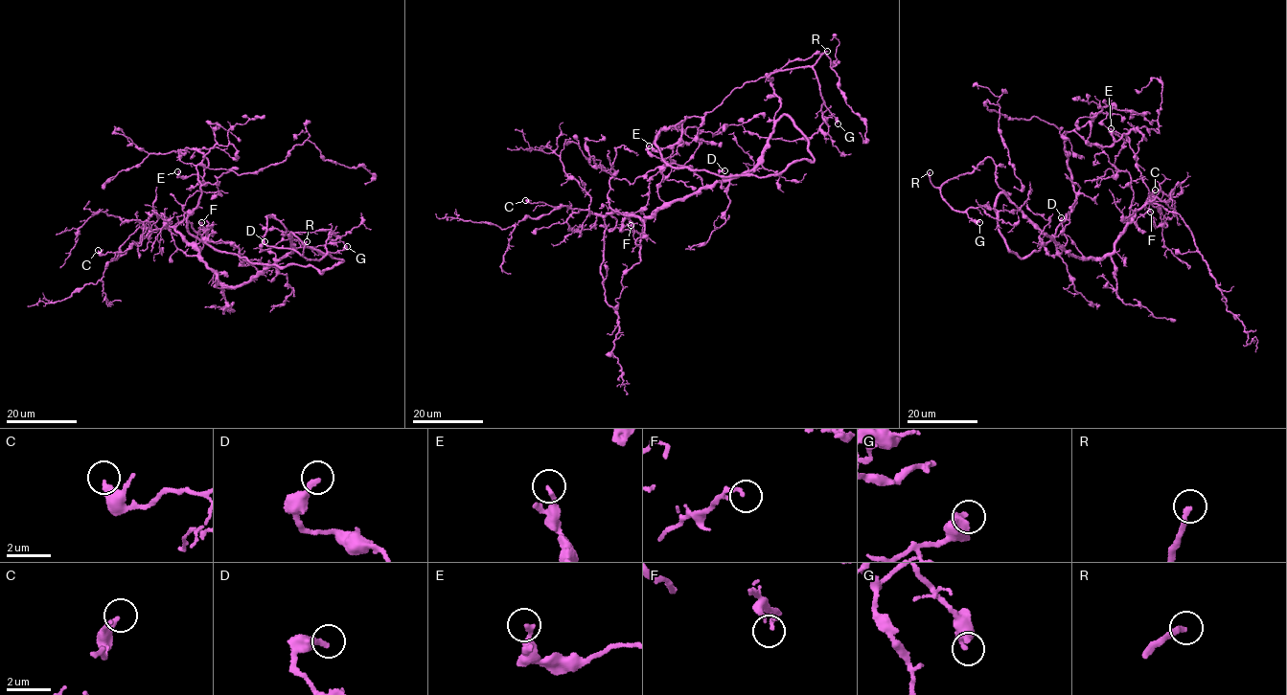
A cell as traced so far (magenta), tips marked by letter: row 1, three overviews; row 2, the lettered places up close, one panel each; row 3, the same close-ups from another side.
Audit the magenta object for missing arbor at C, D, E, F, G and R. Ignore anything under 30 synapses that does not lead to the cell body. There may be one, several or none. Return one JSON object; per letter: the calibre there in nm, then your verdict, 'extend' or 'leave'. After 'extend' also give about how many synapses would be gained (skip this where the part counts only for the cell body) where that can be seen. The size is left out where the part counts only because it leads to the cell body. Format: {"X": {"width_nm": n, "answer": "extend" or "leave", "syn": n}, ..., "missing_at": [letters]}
{"C": {"width_nm": 360, "answer": "leave"}, "D": {"width_nm": 240, "answer": "leave"}, "E": {"width_nm": 190, "answer": "leave"}, "F": {"width_nm": 170, "answer": "leave"}, "G": {"width_nm": 360, "answer": "leave"}, "R": {"width_nm": 240, "answer": "extend"}, "missing_at": ["R"]}

